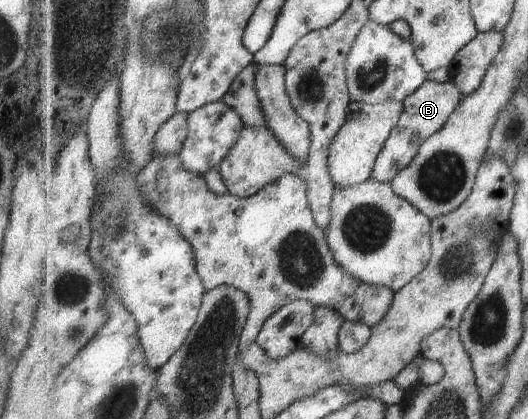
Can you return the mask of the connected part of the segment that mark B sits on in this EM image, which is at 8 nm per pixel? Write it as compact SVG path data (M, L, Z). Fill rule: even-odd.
M426 81L413 96L409 96L404 101L404 110L399 123L379 154L379 159L373 168L372 179L391 184L393 178L401 170L405 170L405 168L409 168L409 164L413 164L413 160L417 158L425 140L429 140L431 136L441 132L441 128L445 128L445 124L448 124L453 112L459 108L461 100L463 100L463 94L457 84L452 81L445 83Z

